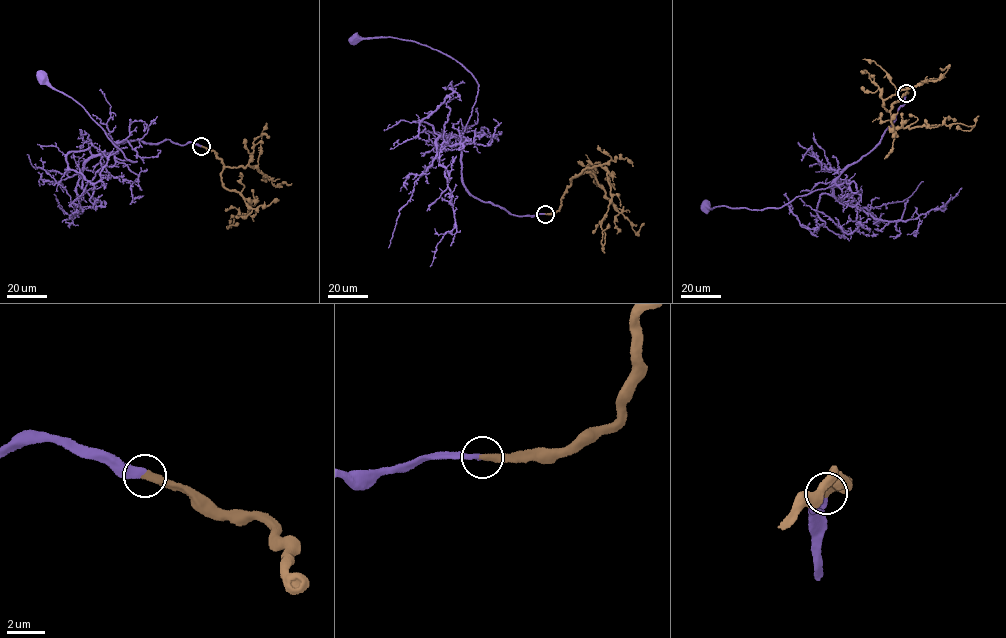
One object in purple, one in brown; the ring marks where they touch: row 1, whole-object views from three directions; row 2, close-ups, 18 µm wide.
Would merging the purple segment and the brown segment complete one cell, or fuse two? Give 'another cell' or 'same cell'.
same cell

